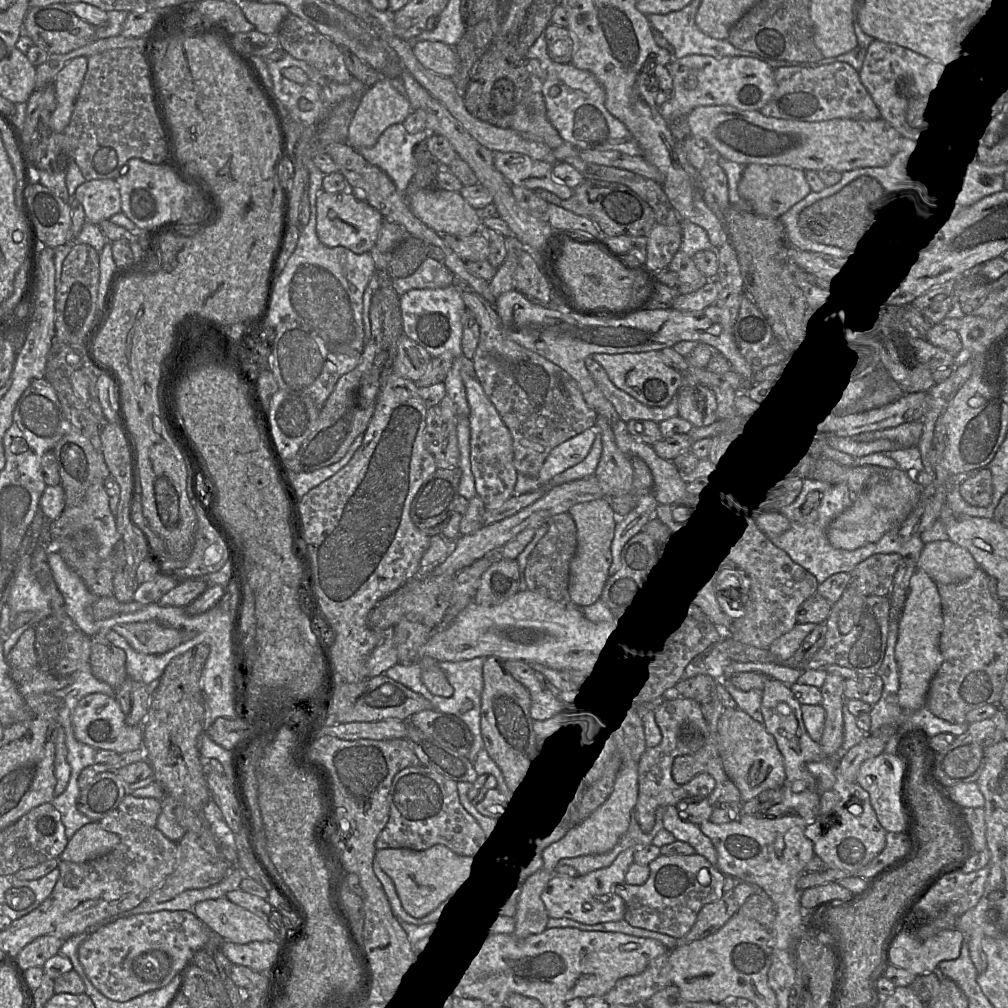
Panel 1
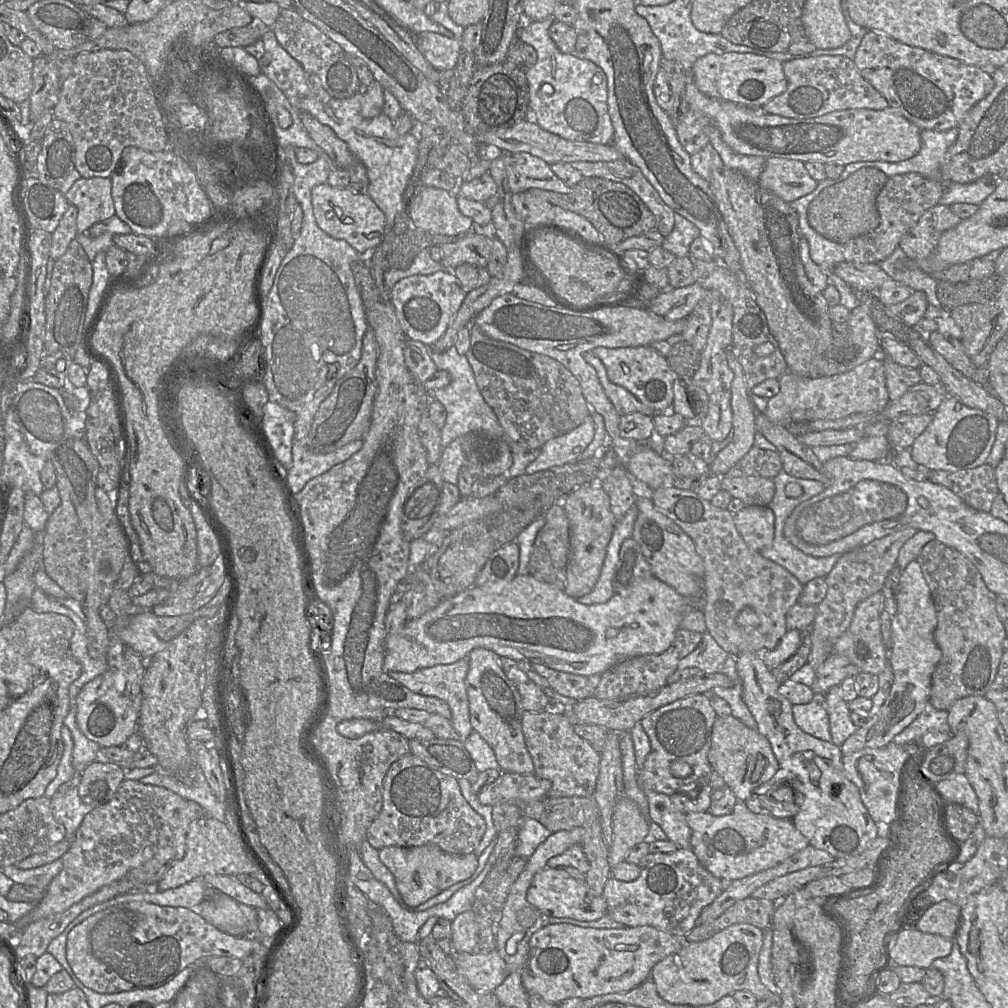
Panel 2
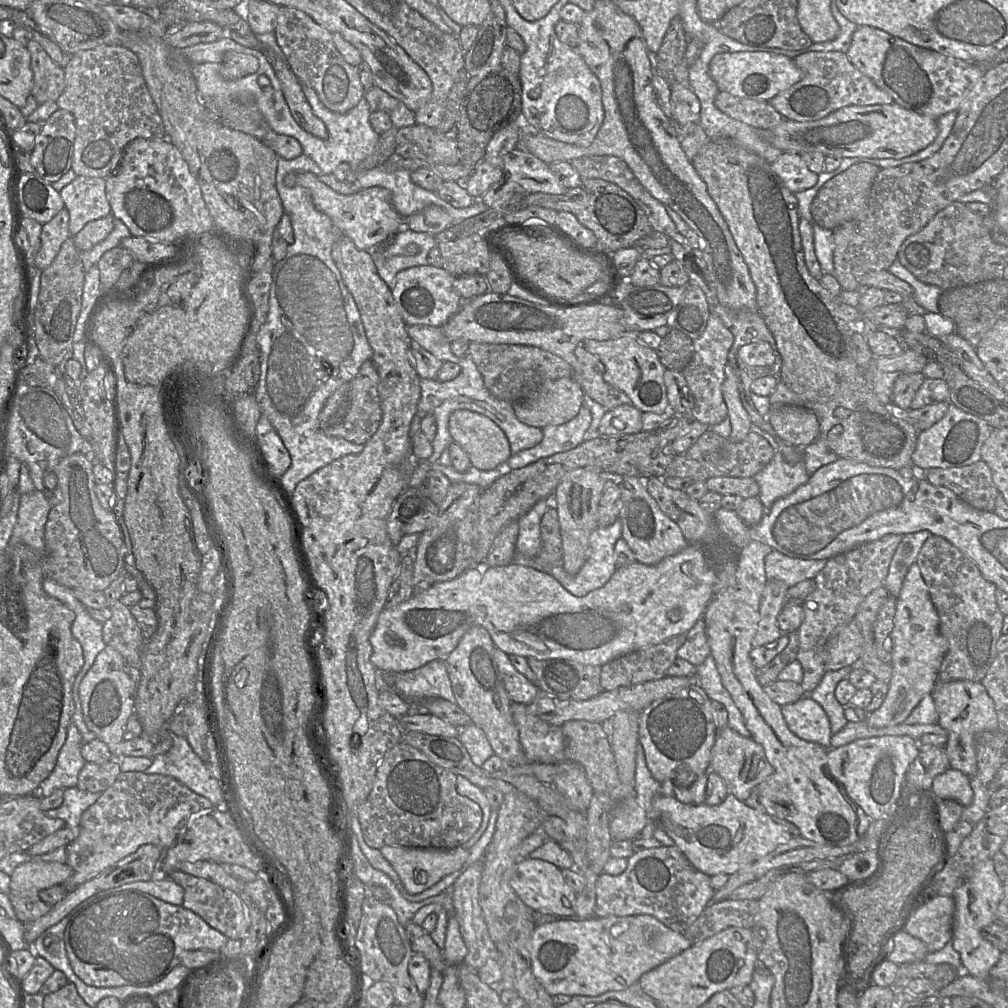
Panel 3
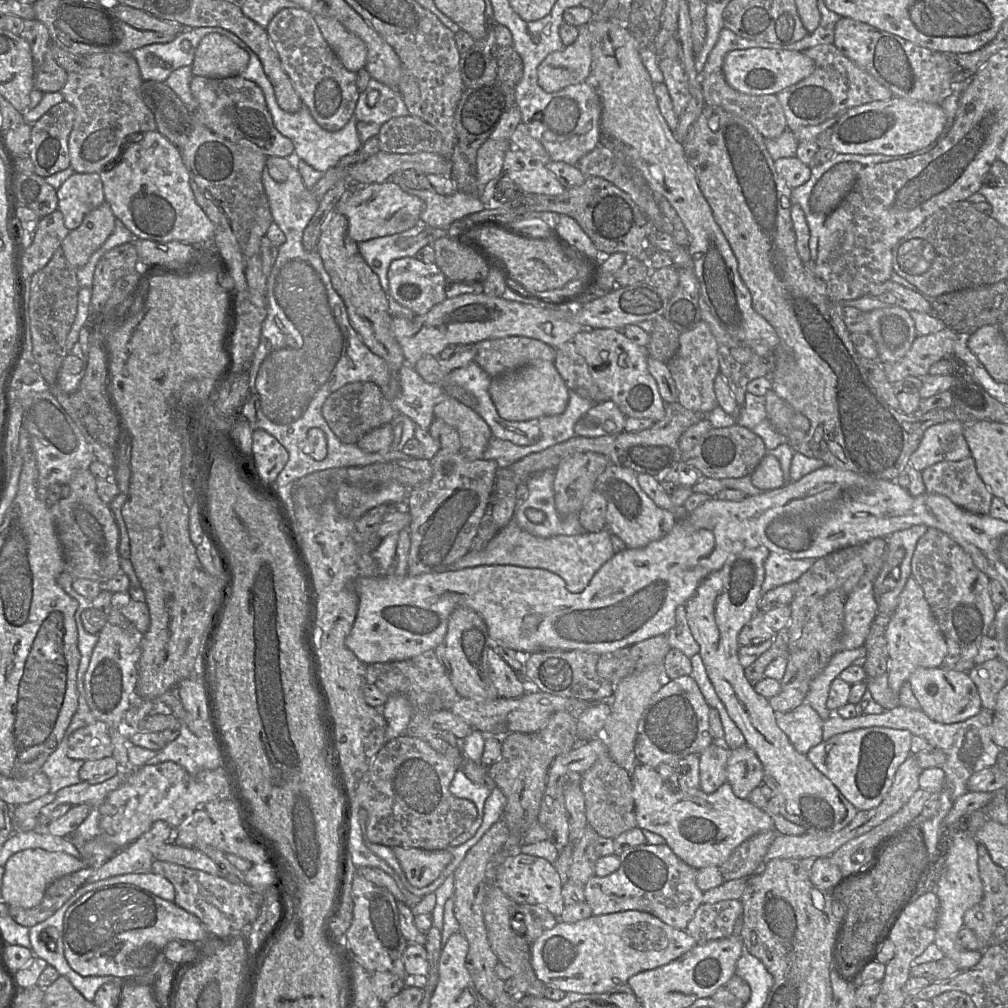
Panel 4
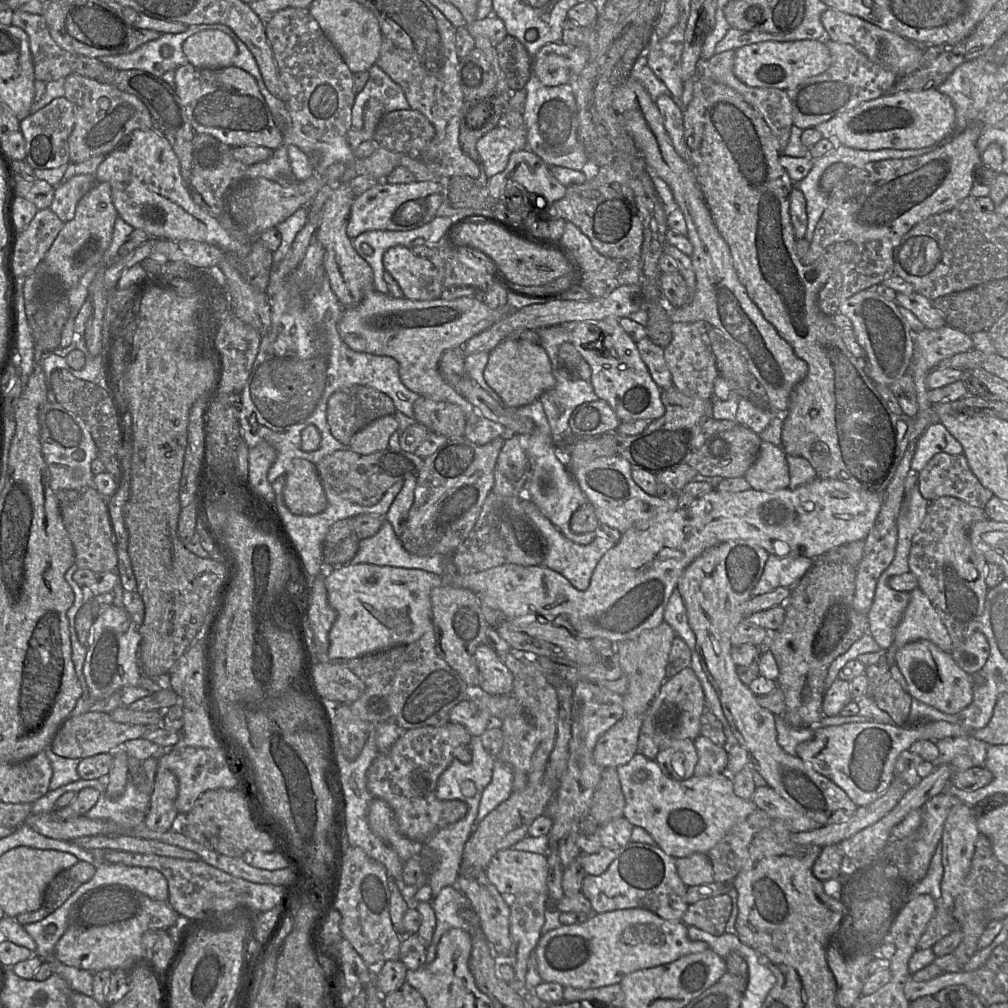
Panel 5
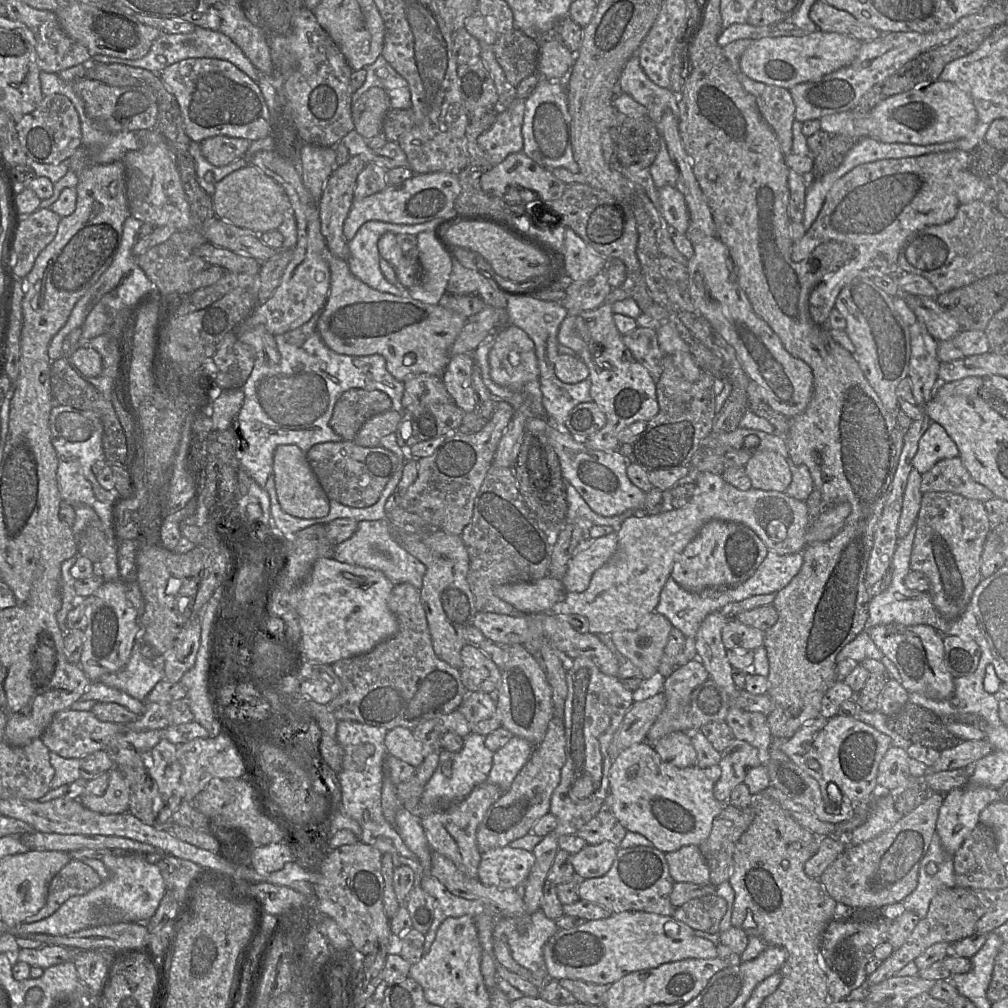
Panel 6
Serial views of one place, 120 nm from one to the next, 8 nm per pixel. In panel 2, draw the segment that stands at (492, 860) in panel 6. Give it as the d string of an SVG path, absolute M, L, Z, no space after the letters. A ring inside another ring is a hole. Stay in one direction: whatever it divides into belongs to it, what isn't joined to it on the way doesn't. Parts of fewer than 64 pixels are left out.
M546 866L535 874L526 894L529 903L542 915L557 918L572 918L579 921L593 921L607 915L607 903L603 896L593 896L584 881L572 878L558 868Z

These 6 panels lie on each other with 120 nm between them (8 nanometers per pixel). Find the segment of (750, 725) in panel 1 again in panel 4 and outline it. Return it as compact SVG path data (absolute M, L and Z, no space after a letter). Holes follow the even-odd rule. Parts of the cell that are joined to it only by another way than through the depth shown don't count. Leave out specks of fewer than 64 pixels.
M747 745L729 750L726 773L726 782L741 799L747 799L751 791L763 782L762 763Z

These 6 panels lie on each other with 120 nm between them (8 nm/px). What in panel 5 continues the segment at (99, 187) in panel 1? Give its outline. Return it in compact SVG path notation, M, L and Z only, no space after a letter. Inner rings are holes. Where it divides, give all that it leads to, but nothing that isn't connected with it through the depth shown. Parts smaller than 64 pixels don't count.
M81 174L55 187L54 199L49 207L62 222L71 221L81 198L97 183L95 175Z

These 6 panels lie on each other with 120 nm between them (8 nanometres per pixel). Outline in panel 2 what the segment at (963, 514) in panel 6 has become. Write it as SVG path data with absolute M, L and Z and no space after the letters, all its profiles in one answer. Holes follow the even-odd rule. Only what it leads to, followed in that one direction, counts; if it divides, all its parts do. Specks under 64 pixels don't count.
M934 539L922 548L916 561L921 567L935 605L937 625L934 640L942 652L932 674L929 702L937 710L948 711L961 698L985 696L997 674L1004 653L1002 643L1007 633L996 611L997 595L987 588L979 570L964 554Z

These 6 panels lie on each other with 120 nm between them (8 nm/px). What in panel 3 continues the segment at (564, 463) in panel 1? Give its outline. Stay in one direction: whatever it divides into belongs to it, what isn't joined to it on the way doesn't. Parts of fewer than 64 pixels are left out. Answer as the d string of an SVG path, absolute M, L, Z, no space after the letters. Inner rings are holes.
M582 405L578 414L570 421L542 428L543 437L539 444L511 455L504 464L511 470L519 469L541 458L571 450L584 441L590 424L590 411L586 405Z

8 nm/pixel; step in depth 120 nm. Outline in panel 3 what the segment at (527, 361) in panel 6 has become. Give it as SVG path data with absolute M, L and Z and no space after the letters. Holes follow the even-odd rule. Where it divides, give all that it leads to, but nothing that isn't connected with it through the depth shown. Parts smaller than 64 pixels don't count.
M573 378L543 382L524 399L513 403L517 419L528 426L544 428L573 419L583 405L584 393Z

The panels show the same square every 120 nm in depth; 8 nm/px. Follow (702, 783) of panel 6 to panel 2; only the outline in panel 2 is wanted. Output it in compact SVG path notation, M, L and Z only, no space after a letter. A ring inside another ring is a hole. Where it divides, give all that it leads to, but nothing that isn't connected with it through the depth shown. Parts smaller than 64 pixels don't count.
M736 801L733 811L728 815L714 816L709 812L691 812L685 814L685 819L691 829L692 851L699 862L718 879L733 881L767 870L809 845L809 841L794 826L791 819L753 813L743 801Z

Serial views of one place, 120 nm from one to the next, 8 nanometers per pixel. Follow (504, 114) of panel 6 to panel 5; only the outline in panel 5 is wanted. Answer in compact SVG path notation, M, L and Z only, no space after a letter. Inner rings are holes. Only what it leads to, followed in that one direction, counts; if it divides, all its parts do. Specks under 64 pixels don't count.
M498 125L477 141L476 148L484 166L485 174L491 178L505 169L511 153L527 148L526 128L510 129L505 125Z

